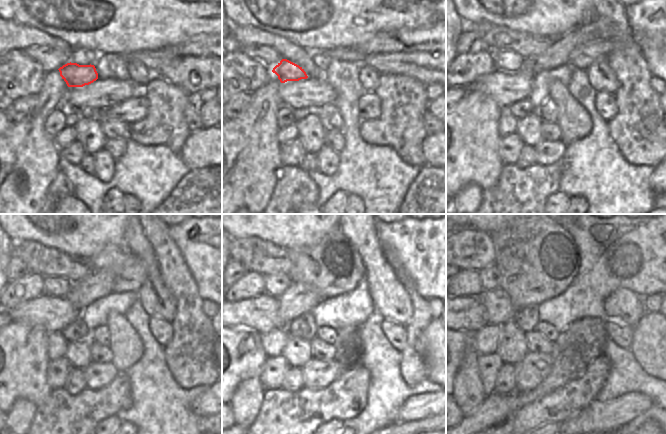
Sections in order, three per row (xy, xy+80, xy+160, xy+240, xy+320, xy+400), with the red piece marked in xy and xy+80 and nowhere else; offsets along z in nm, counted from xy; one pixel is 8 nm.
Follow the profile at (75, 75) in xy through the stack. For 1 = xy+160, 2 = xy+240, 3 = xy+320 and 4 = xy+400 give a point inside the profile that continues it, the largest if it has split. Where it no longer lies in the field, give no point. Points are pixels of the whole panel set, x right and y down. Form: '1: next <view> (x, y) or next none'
1: next xy+160 (508, 62)
2: next xy+240 (53, 286)
3: next xy+320 (276, 285)
4: next xy+400 (490, 276)

